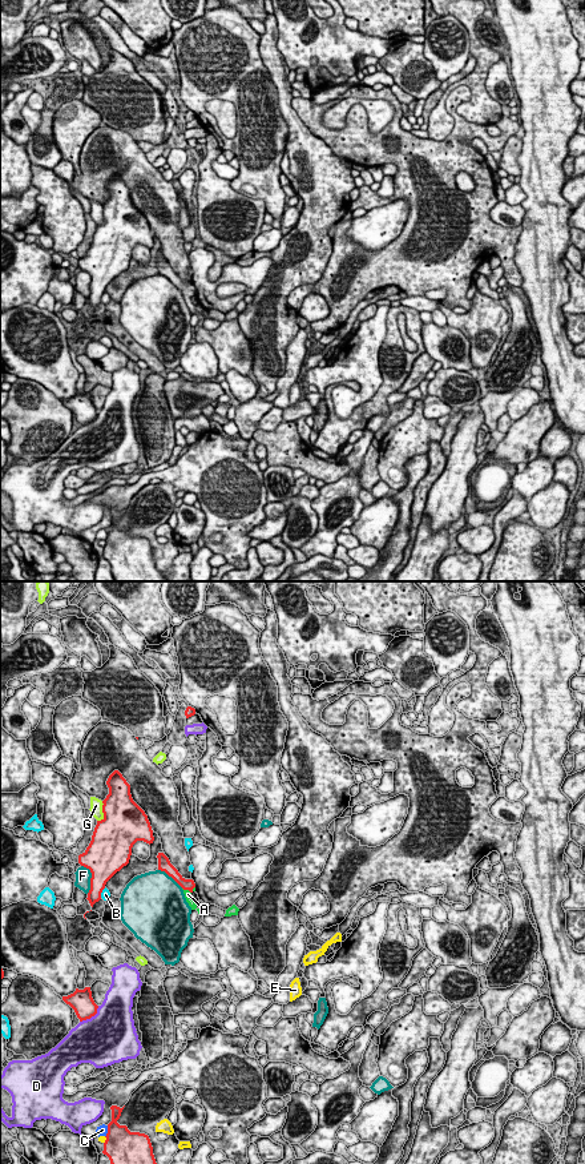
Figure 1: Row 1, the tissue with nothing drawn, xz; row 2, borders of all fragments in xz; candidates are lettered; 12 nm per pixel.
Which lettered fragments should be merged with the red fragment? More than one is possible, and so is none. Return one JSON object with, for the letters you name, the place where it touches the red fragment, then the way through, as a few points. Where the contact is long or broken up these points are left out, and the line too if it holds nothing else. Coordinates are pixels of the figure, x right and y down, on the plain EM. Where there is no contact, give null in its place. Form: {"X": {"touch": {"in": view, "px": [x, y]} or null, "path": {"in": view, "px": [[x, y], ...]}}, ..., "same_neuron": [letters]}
{"A": {"touch": {"in": "xz", "px": [189, 294]}, "path": {"in": "xz", "px": [[189, 289], [189, 294], [188, 298]]}}, "same_neuron": ["A"]}

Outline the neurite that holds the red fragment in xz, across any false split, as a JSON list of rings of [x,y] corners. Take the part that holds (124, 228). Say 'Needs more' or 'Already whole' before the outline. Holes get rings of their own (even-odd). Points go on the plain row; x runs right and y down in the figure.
Already whole. [[[114,174],[106,189],[109,198],[102,205],[104,222],[97,225],[92,245],[78,259],[78,267],[90,274],[90,310],[101,303],[106,286],[129,267],[137,245],[153,247],[153,234],[145,216],[133,205],[130,189]]]

